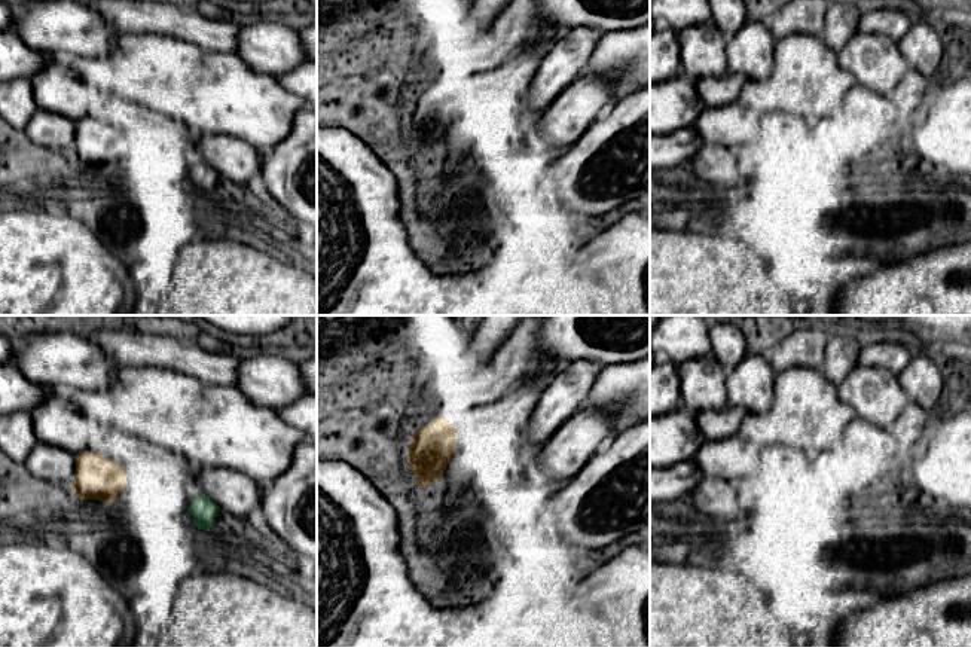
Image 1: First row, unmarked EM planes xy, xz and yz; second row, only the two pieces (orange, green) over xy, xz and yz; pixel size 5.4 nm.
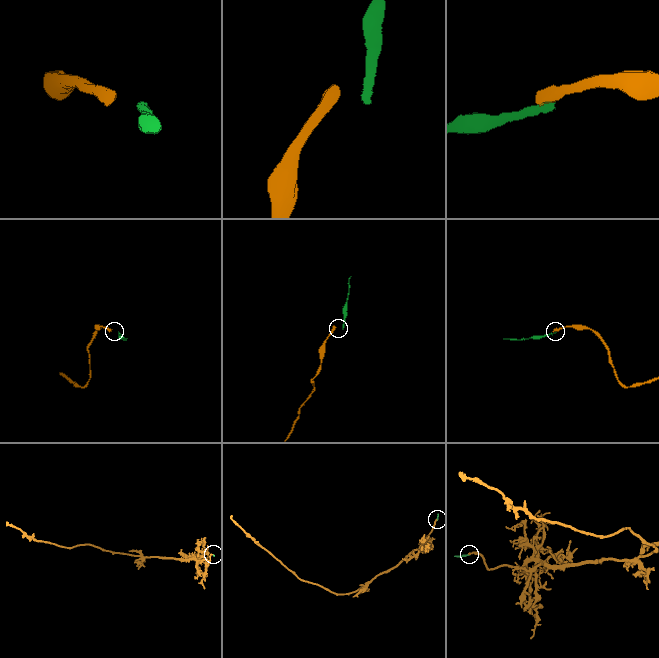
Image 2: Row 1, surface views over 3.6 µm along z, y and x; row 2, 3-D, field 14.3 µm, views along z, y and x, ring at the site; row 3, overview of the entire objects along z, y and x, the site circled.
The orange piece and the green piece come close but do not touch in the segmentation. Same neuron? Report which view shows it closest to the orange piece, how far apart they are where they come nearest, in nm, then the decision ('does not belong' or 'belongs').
xy | 360 nm | does not belong

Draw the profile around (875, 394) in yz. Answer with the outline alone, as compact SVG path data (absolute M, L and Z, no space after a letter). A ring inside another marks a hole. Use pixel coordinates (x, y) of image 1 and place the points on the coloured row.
M857 366L839 385L839 397L857 416L880 427L894 427L910 402L897 375L882 367Z

